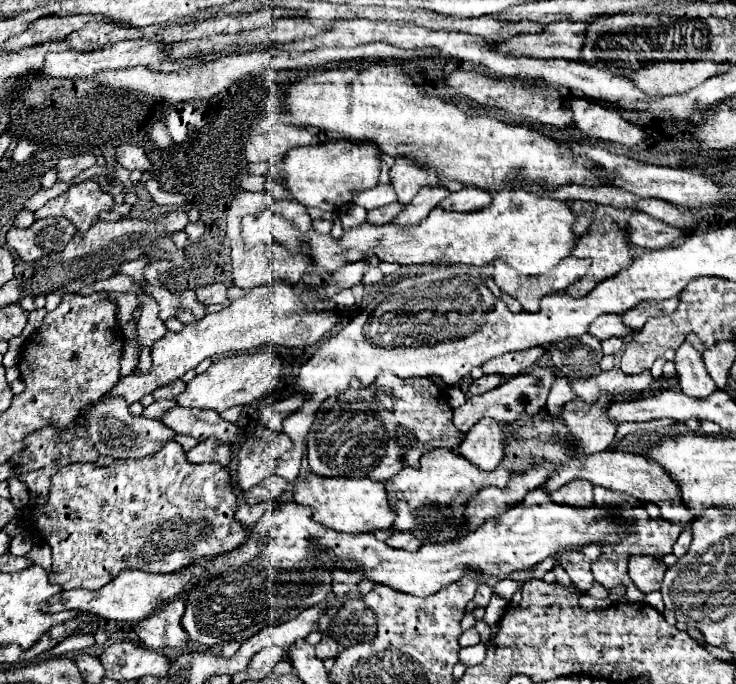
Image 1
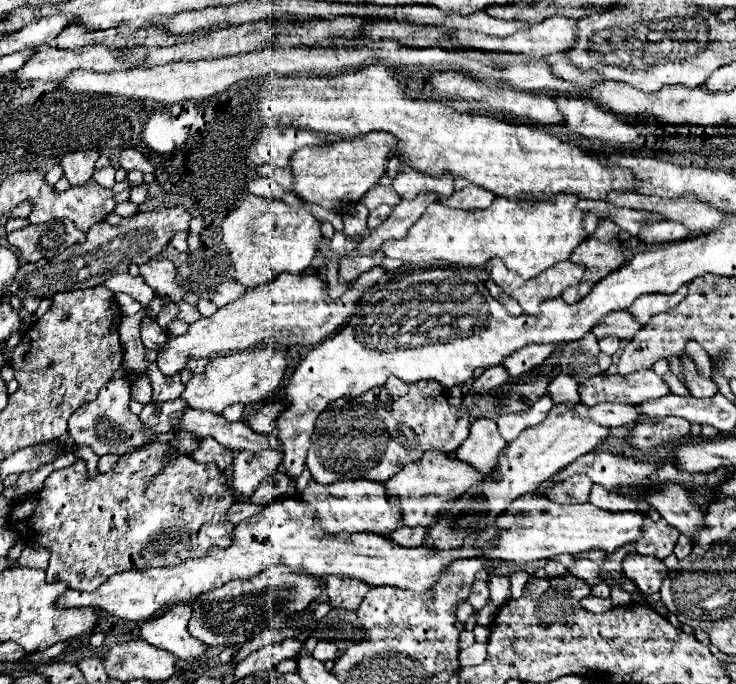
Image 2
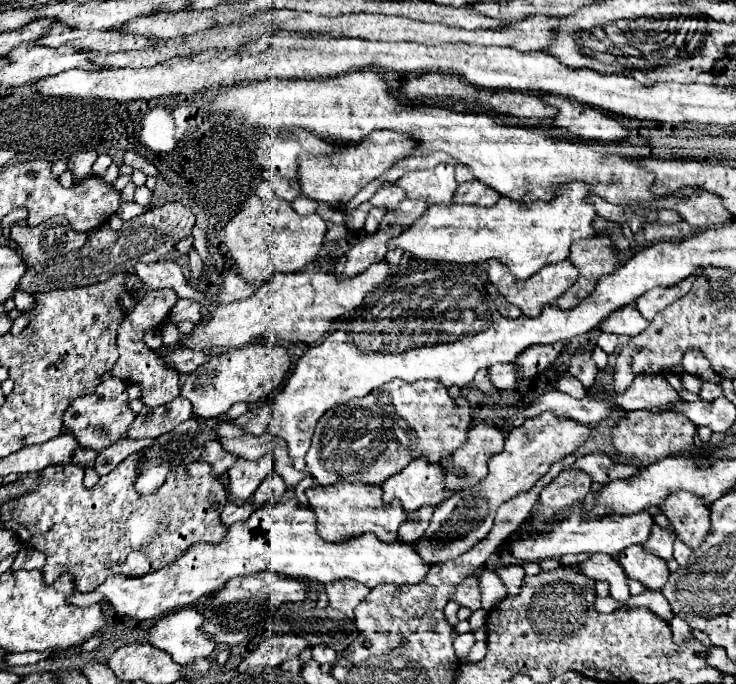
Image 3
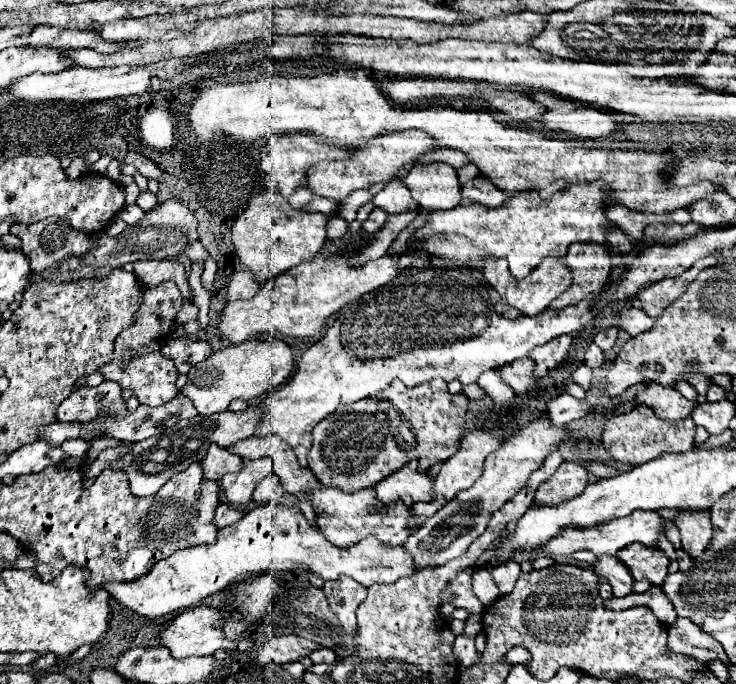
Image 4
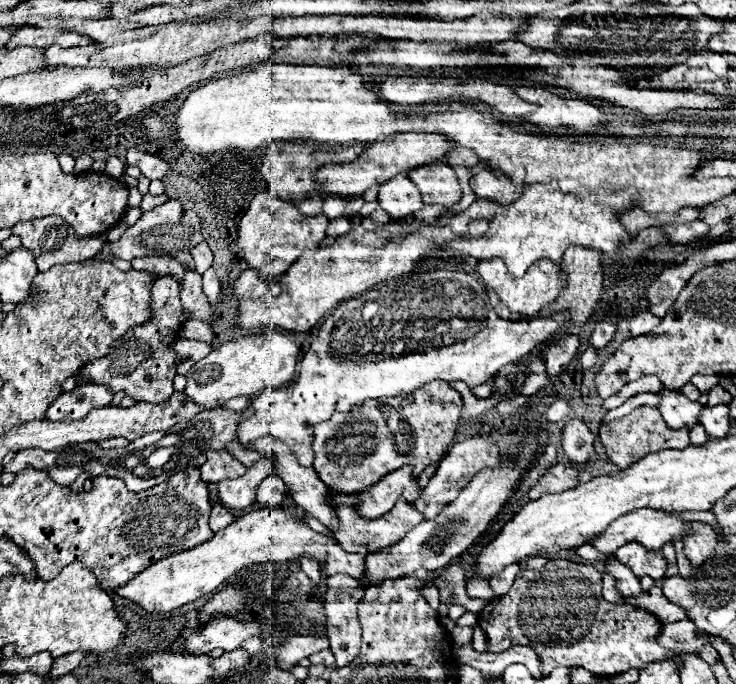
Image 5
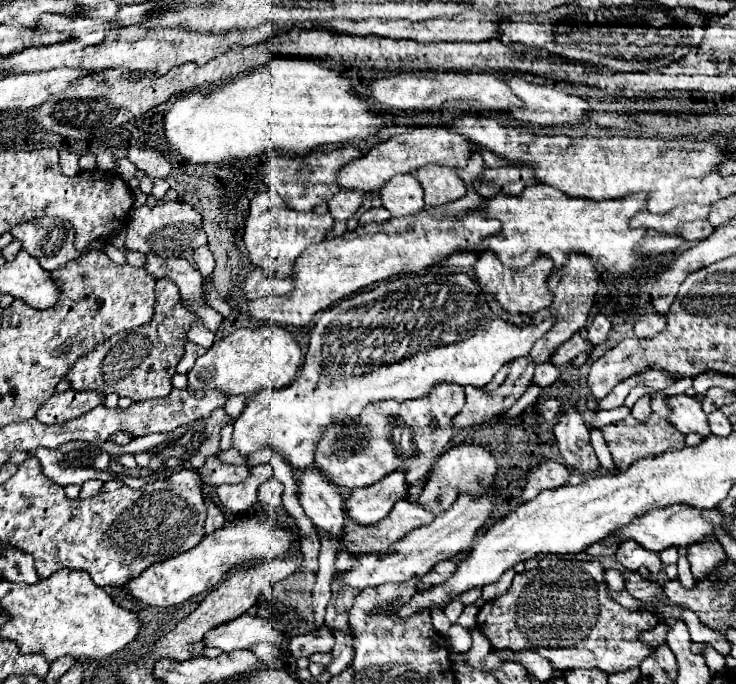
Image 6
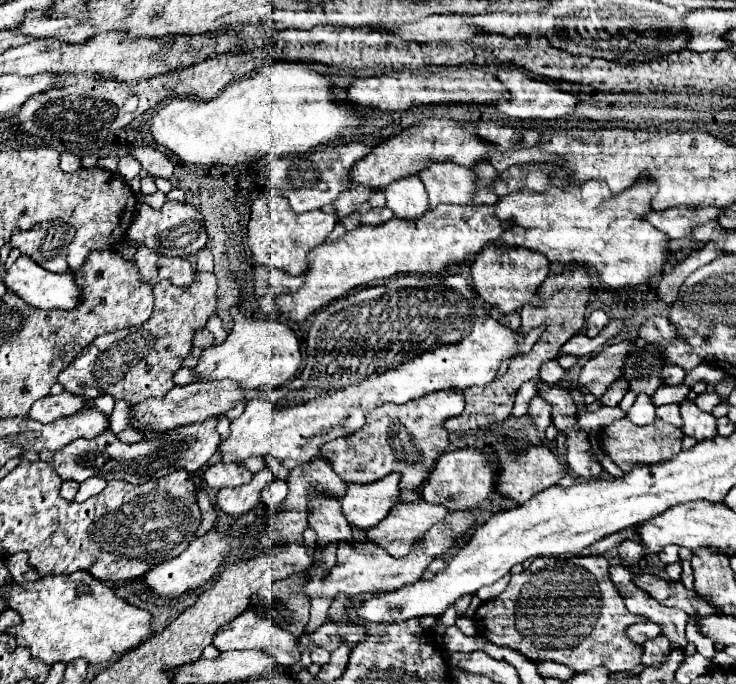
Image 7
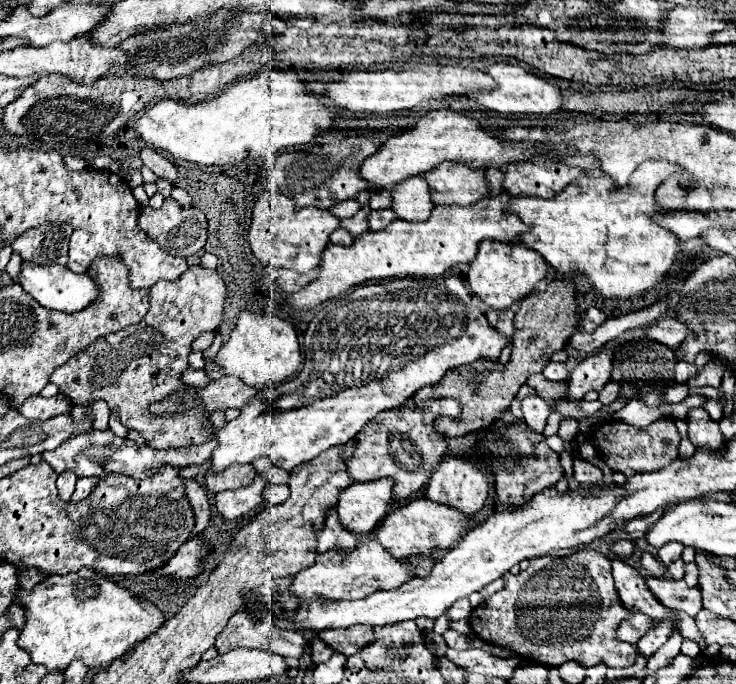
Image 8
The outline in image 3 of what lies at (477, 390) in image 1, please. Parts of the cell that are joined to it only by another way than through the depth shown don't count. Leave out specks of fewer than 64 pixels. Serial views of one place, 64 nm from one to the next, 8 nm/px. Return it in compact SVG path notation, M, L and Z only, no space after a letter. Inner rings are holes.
M494 364L492 368L488 368L488 378L494 384L494 388L498 390L508 390L514 386L514 380L518 378L514 374L512 364Z

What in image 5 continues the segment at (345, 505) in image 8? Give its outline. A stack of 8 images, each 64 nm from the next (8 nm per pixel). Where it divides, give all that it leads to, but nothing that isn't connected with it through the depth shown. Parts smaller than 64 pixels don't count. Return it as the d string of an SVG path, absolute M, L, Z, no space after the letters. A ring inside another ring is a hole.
M398 468L396 472L390 472L380 482L376 482L372 488L366 488L360 492L360 506L358 512L370 520L386 514L398 498L404 496L406 502L414 502L410 498L410 492L406 488L420 488L416 476L412 476L412 468Z

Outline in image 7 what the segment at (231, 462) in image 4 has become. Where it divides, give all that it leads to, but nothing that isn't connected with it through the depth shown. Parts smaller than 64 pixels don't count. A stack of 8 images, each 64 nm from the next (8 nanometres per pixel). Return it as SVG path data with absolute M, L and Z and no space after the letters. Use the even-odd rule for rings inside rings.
M218 462L218 464L208 466L202 472L202 478L204 478L204 482L212 490L220 490L220 488L226 488L226 486L234 488L234 486L248 484L250 478L252 478L252 472L246 466L242 466L242 464L224 464L224 462Z

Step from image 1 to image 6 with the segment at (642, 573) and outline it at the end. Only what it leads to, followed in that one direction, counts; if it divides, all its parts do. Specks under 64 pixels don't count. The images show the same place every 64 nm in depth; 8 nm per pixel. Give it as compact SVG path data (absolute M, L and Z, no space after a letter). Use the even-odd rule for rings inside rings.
M634 540L622 542L622 544L618 546L616 558L618 558L618 562L620 562L626 570L640 570L642 566L648 568L650 574L658 574L658 572L662 570L660 554L642 548L642 546L636 544Z

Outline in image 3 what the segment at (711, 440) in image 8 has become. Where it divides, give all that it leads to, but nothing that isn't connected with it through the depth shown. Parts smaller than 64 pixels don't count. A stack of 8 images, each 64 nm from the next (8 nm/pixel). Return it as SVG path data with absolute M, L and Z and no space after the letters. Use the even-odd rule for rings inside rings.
M638 376L624 394L610 394L608 400L624 410L652 410L664 412L672 400L680 400L678 392L662 376Z

